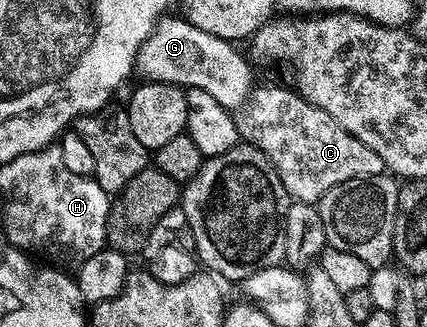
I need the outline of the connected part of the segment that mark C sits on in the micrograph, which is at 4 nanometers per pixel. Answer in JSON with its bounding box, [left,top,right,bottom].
[234,85,385,203]

